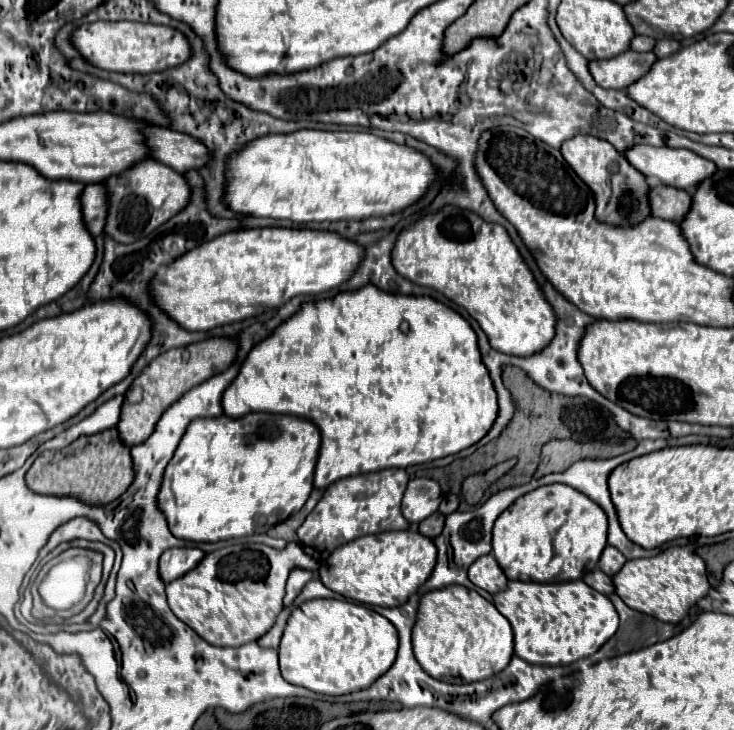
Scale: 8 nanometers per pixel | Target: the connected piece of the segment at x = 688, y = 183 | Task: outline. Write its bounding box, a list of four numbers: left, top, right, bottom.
[626,146,716,192]

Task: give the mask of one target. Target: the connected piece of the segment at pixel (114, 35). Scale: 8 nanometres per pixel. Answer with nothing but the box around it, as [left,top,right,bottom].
[72,22,192,74]

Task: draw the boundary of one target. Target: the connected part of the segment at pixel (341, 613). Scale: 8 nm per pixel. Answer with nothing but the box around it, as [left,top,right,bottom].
[280,598,398,694]

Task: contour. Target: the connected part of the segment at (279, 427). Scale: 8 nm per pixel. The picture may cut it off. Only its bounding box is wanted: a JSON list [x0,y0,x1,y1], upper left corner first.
[158,412,320,542]

